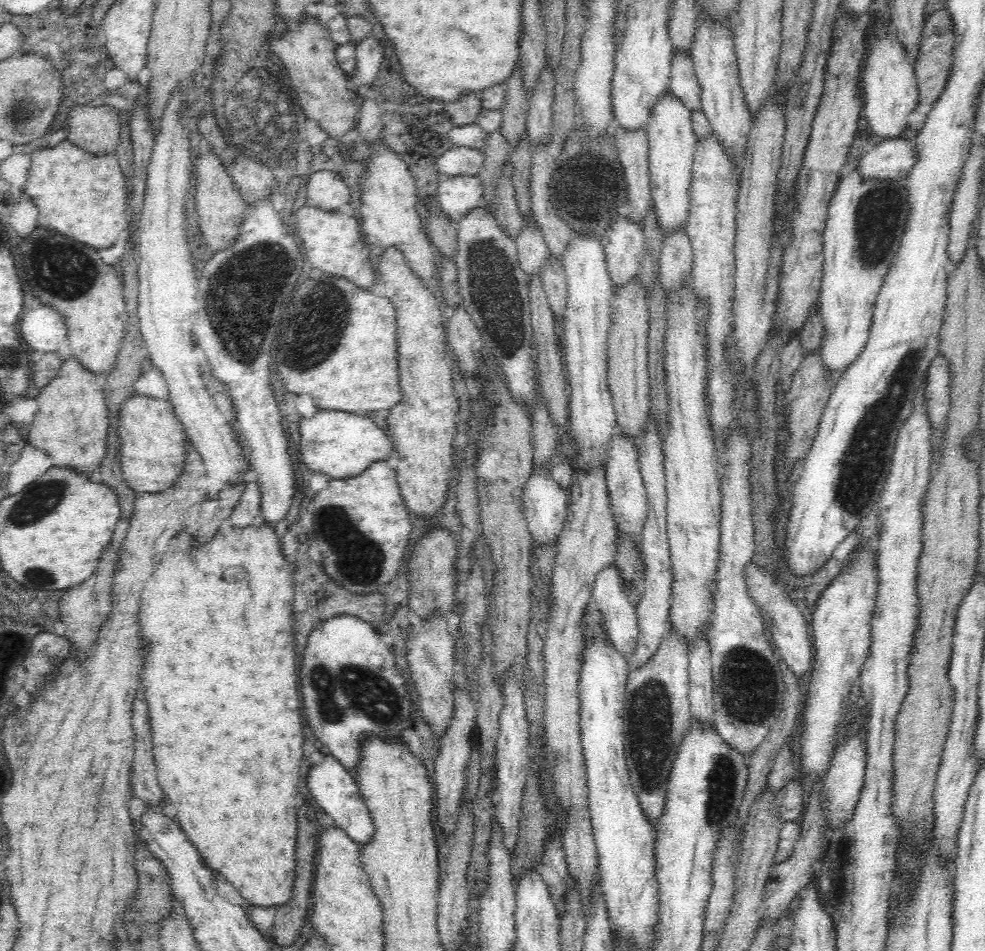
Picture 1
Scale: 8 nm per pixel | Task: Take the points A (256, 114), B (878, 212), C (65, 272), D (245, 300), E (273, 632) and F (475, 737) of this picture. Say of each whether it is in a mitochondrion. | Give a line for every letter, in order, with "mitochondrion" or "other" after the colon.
A: mitochondrion
B: mitochondrion
C: mitochondrion
D: mitochondrion
E: other
F: other

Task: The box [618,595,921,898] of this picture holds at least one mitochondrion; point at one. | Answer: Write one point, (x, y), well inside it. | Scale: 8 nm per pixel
(650, 730)

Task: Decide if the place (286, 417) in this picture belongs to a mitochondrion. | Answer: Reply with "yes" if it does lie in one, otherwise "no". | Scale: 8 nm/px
no

